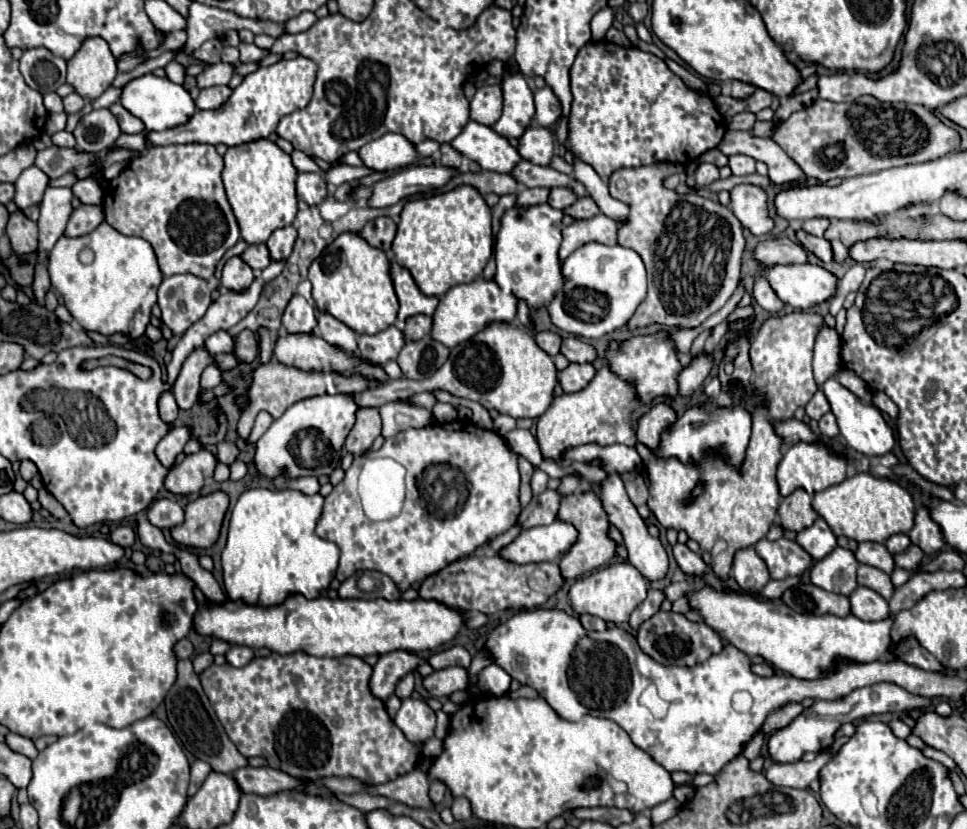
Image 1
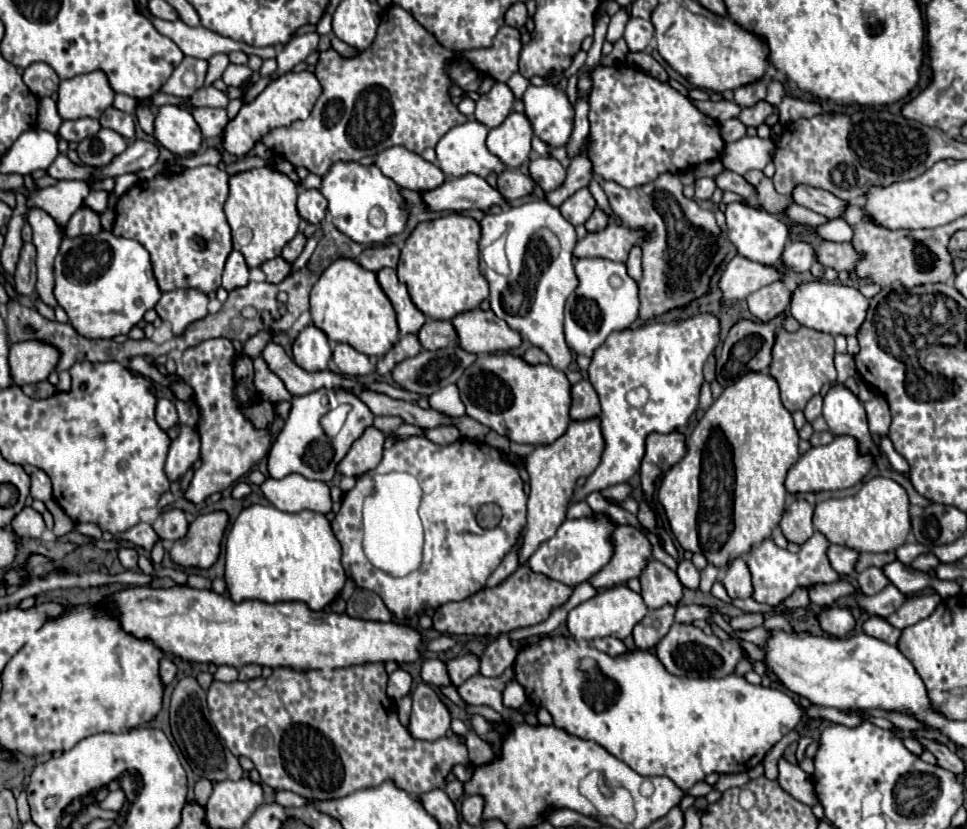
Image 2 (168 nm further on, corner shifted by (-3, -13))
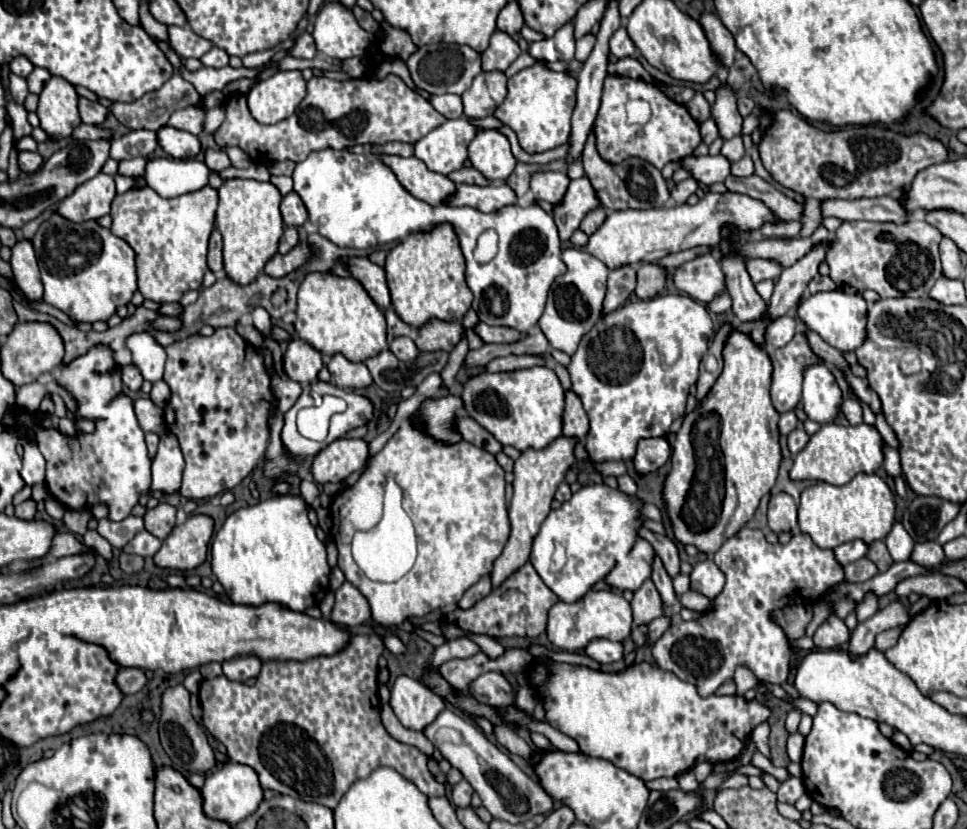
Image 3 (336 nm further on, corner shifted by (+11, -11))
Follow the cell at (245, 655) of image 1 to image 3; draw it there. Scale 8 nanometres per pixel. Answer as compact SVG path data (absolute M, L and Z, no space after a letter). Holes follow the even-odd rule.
M236 657L236 659L230 659L230 661L224 661L222 663L222 669L224 669L224 675L232 681L248 681L250 677L256 677L260 673L260 665L262 661L258 657Z

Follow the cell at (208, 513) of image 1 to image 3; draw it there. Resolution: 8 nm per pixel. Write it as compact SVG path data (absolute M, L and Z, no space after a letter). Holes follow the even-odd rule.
M192 515L182 525L176 525L172 533L162 541L162 547L154 555L154 563L158 567L178 569L178 571L190 571L206 561L208 555L208 543L214 531L214 521L208 515Z

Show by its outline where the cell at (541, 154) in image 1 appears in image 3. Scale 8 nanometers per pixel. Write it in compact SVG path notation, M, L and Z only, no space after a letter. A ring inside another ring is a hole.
M536 171L530 177L530 191L536 199L544 199L550 205L560 203L570 179L562 171Z

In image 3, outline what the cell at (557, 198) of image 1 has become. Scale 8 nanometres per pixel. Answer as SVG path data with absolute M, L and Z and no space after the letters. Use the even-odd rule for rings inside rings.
M586 177L574 179L562 197L562 203L554 207L554 221L560 231L560 239L568 241L570 235L578 229L584 215L592 209L596 209L600 203L596 199L596 193Z

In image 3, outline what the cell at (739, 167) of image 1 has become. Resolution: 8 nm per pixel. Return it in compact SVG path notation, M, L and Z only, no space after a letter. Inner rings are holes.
M744 155L740 161L732 163L732 175L734 177L748 177L752 173L754 173L754 165L752 165L750 155Z

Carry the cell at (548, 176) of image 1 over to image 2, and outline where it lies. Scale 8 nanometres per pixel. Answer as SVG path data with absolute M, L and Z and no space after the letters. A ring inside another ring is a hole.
M504 169L504 171L498 175L496 187L498 187L498 191L500 191L508 201L514 201L514 199L520 199L520 197L530 195L532 189L534 189L534 181L532 181L530 177L526 177L524 173L516 171L516 169Z

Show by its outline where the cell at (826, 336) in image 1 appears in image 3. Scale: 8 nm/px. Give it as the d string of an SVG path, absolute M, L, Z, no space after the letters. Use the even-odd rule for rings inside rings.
M788 411L788 413L780 415L780 423L778 423L778 427L780 427L780 435L788 435L790 431L796 429L796 425L798 425L798 417L796 417L794 411Z

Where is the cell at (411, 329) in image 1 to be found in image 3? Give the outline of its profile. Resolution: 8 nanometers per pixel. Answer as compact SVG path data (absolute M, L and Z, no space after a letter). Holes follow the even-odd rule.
M430 319L418 329L416 347L420 351L452 351L454 345L460 341L462 323L460 321L440 321Z

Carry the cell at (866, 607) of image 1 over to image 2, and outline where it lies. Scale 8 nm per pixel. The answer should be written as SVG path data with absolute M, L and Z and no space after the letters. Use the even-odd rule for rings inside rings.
M870 617L864 623L864 633L870 635L870 637L876 637L876 639L882 639L882 641L886 641L890 645L896 645L900 635L902 635L900 629L888 625L888 621L882 619L882 617Z

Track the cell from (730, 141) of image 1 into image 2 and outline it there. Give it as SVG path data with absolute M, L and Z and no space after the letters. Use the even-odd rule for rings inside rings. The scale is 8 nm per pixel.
M800 185L800 189L794 189L792 199L802 207L808 207L820 215L826 215L828 219L842 217L846 211L846 205L848 205L848 201L844 201L824 189L808 189L806 185Z

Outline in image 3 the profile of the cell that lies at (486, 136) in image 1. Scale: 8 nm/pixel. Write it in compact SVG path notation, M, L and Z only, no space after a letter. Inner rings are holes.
M466 117L450 119L414 143L416 157L422 159L430 171L450 175L450 171L458 171L464 167L468 159L468 143L476 137L476 133L478 133L478 127L474 127Z

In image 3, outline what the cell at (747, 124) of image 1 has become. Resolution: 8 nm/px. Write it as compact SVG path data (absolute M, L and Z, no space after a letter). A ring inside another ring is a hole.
M706 119L700 123L700 133L702 133L702 141L706 145L710 145L714 139L718 139L718 125L714 123L714 119Z

